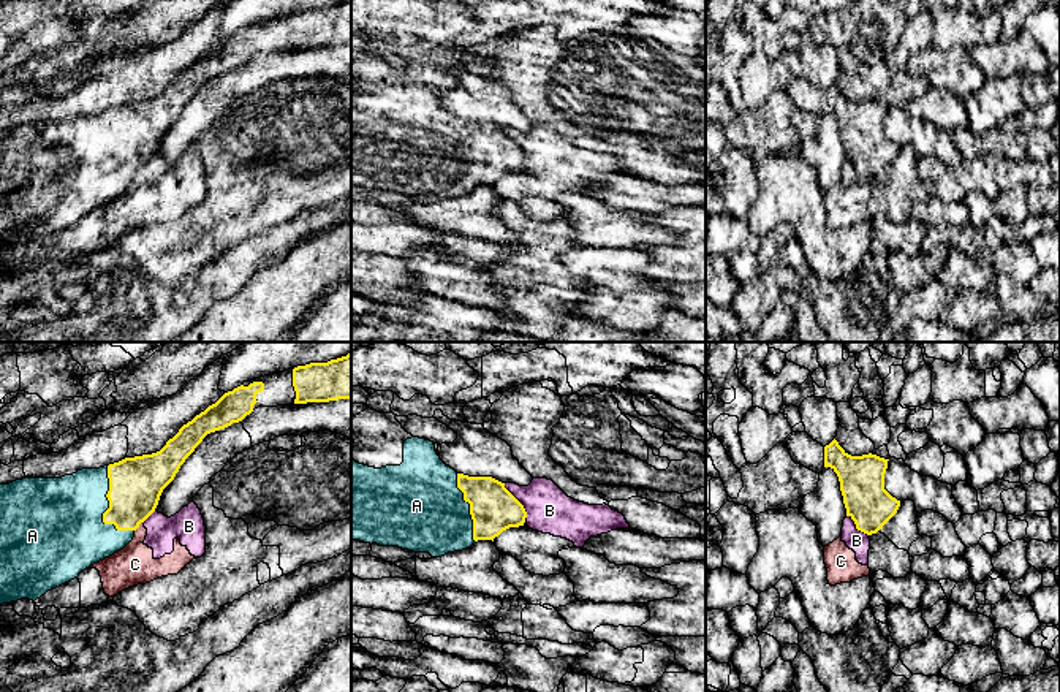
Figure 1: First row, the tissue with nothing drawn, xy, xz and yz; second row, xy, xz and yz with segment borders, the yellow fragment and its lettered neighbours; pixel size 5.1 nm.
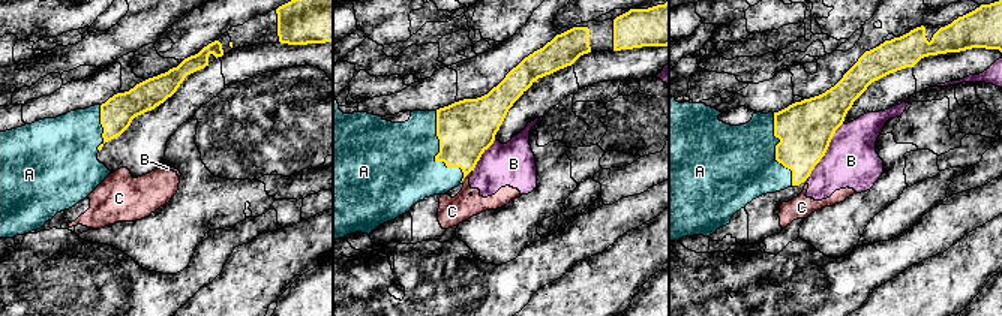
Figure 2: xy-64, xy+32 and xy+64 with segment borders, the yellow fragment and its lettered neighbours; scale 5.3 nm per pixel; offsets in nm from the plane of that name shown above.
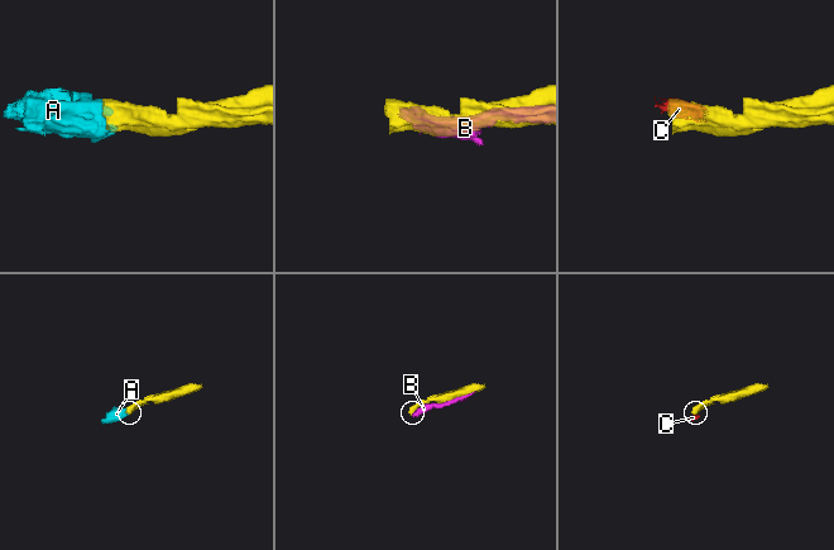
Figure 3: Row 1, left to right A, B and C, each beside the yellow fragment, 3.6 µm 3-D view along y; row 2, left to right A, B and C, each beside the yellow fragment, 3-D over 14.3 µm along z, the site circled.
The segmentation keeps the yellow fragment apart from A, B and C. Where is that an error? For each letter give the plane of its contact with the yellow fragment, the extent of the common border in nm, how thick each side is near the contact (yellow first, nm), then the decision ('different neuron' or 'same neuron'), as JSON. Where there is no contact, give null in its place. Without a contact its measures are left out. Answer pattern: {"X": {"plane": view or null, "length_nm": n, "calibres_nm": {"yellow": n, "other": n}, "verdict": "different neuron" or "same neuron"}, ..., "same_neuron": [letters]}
{"A": {"plane": "xy", "length_nm": 360, "calibres_nm": {"yellow": 280, "other": 440}, "verdict": "same neuron"}, "B": {"plane": "xz", "length_nm": 220, "calibres_nm": {"yellow": 240, "other": 240}, "verdict": "different neuron"}, "C": {"plane": "xy", "length_nm": 80, "calibres_nm": {"yellow": 280, "other": 200}, "verdict": "different neuron"}, "same_neuron": ["A"]}

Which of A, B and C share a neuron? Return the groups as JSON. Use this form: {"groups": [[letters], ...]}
{"groups": [["A"], ["B", "C"]]}

